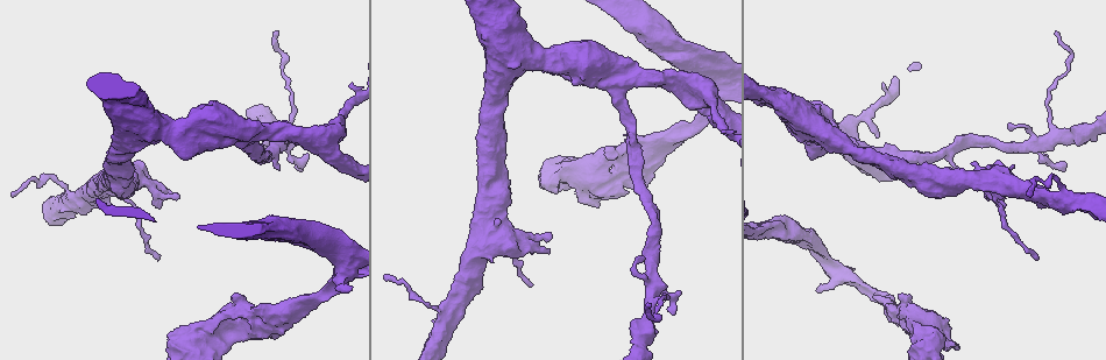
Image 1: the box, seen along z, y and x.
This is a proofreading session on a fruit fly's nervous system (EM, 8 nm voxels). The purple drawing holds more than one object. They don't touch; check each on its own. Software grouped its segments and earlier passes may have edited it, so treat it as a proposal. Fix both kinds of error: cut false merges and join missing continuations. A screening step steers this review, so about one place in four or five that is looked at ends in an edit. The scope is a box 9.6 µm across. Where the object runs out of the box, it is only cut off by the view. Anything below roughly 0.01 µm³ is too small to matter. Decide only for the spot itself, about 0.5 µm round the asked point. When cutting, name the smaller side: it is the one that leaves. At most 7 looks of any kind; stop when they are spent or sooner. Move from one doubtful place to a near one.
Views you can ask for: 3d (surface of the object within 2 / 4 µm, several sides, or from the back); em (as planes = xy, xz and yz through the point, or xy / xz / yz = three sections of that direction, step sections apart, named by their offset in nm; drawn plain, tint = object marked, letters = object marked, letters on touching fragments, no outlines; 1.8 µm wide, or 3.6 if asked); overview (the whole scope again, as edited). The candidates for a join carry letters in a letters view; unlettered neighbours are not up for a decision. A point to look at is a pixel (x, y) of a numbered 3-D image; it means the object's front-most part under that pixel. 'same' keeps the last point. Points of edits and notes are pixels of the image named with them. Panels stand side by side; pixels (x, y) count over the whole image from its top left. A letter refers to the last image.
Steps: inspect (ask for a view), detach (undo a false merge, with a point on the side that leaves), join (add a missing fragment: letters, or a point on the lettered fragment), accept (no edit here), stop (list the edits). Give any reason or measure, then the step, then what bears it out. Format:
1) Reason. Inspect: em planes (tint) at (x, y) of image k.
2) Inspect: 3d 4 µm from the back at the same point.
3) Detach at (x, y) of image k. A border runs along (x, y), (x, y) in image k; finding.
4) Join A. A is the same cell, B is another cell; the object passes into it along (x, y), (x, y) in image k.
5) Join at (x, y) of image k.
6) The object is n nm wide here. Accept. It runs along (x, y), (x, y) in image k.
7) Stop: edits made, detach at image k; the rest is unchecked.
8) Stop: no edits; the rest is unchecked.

An open end. Inspect: em planes (letters) at (878, 135) of image 1.

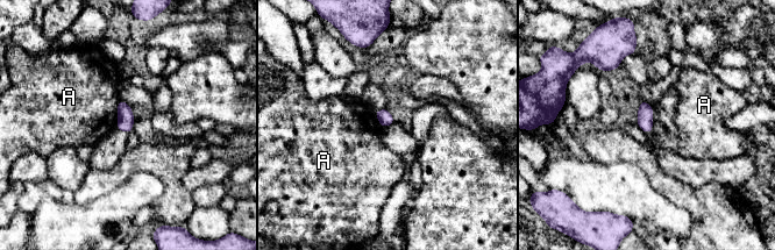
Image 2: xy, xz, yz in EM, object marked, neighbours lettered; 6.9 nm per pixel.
Accept. A is another cell; a border runs along (119, 99), (115, 128) in image 2; no lettered fragment goes on from it.

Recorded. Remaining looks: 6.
Thick end. Inspect: em planes (letters) at (885, 304) of image 1.

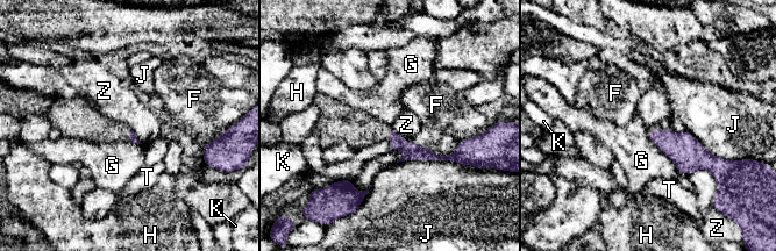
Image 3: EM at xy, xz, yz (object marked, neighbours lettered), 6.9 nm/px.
Accept. F, G, H, J, K, T and Z are other cells; it runs along (392, 135), (413, 152), (453, 158) in image 3; no lettered fragment goes on from it.

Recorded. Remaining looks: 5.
Touches itself. Inspect: 3d 4 µm at (520, 243) of image 1.

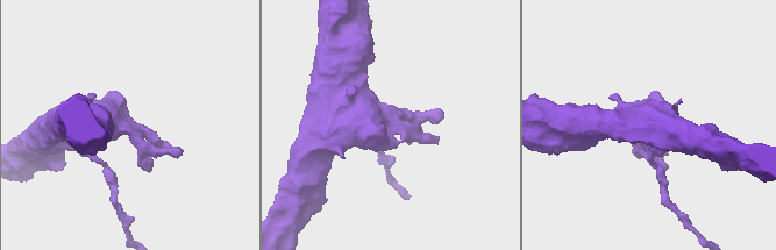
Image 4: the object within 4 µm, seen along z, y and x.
Now the EM. Inspect: em 3.6 µm xy step 4 (tint) at (130, 125) of image 4.

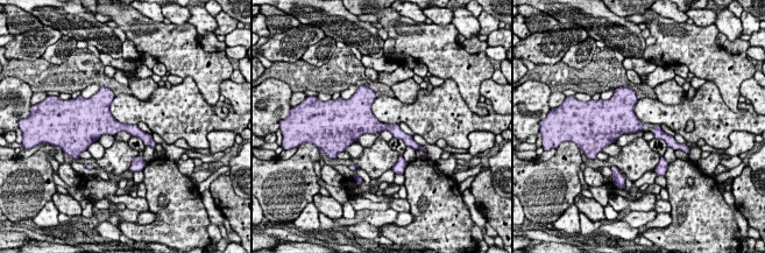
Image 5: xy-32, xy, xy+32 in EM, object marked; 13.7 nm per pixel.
Inspect: em 3.6 µm planes (letters) at the same point.

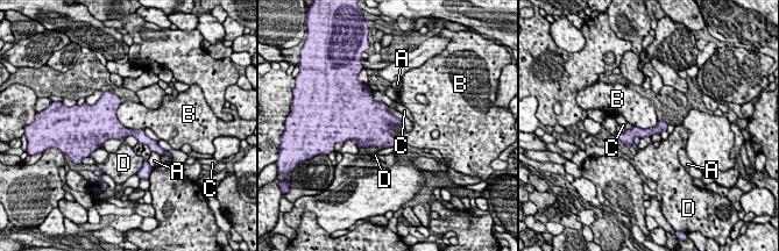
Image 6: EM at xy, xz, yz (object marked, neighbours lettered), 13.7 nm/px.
Accept. A, B, C and D are other cells; continuous, no second neuron.

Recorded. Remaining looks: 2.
Stop: no edits; the rest is unchecked.

